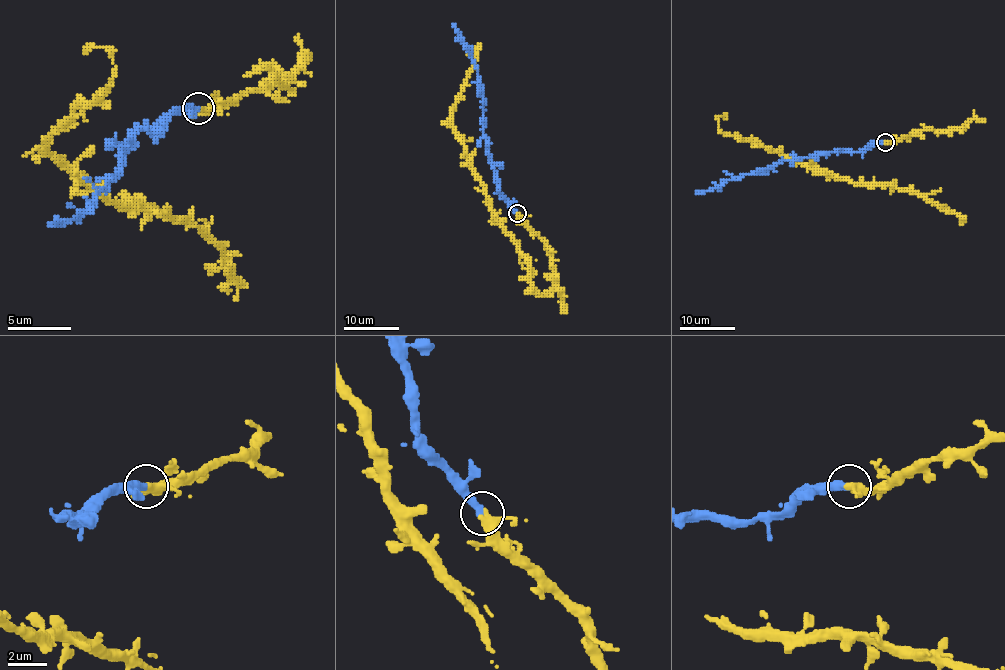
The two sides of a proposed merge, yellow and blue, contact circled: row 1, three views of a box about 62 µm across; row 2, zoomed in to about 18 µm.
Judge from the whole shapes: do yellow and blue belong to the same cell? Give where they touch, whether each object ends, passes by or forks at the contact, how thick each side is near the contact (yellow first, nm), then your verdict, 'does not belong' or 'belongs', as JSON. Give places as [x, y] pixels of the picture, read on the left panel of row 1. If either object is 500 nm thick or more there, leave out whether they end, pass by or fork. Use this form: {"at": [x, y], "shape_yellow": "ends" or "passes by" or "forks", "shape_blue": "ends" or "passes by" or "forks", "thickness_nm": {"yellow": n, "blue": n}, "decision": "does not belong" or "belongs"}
{"at": [198, 108], "shape_yellow": "passes by", "shape_blue": "ends", "thickness_nm": {"yellow": 340, "blue": 380}, "decision": "belongs"}

